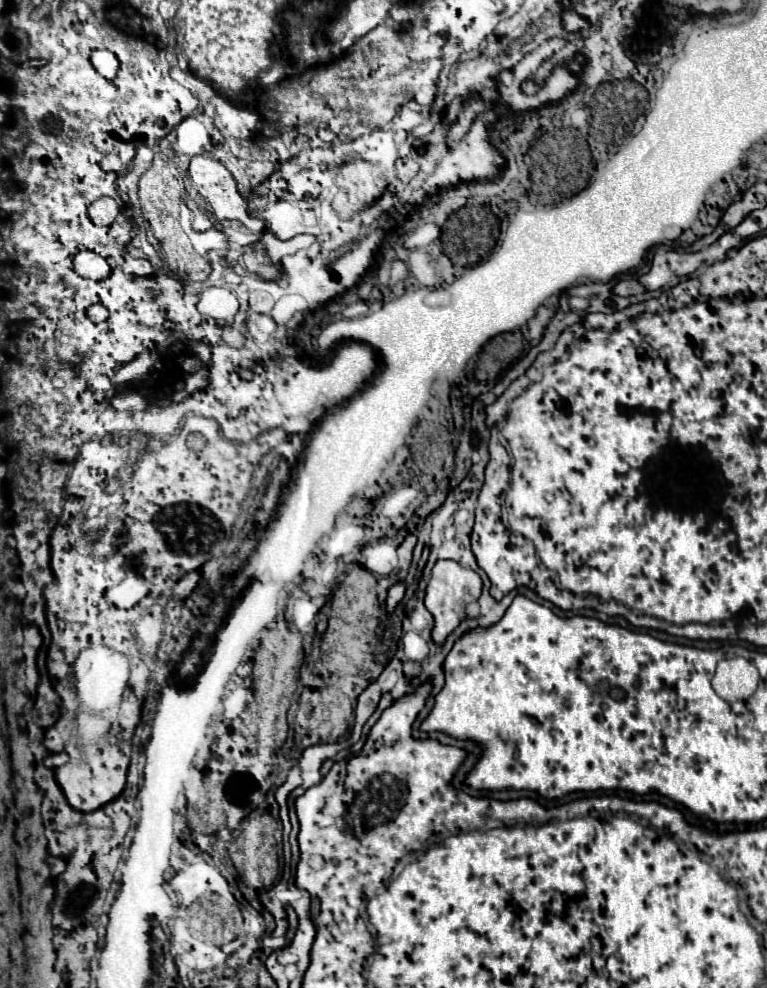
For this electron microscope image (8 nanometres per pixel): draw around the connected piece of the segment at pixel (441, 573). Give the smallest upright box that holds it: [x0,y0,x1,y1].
[424,560,482,645]

